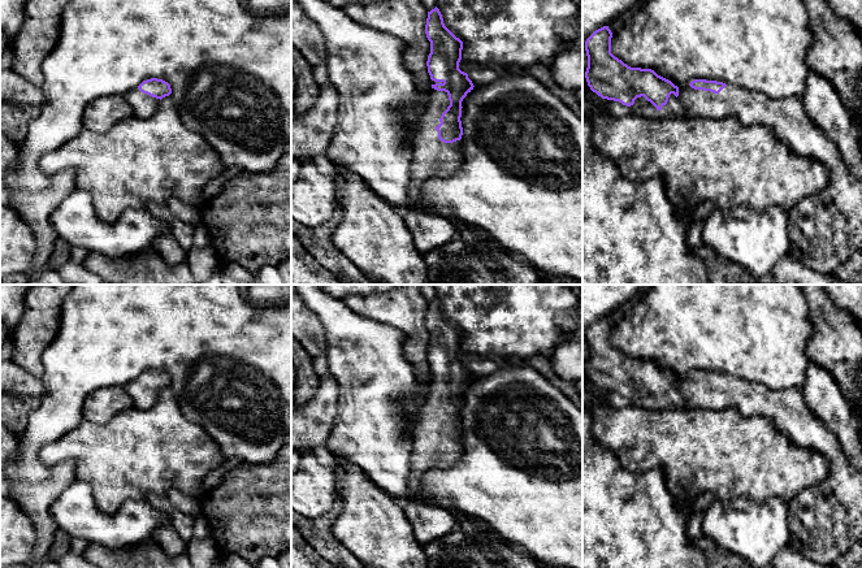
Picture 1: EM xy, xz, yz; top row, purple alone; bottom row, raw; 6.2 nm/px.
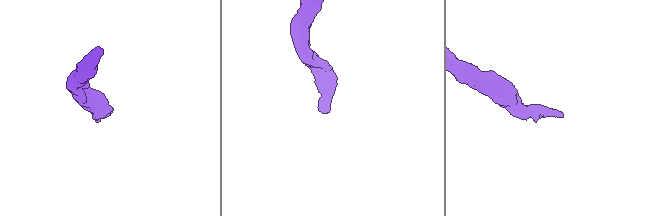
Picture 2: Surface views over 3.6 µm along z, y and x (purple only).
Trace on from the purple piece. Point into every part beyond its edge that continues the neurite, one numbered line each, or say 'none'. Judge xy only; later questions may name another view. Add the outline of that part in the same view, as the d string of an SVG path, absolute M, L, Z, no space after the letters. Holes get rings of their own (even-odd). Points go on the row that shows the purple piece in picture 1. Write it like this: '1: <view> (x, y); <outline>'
1: xy (143, 105); M138 87L134 88L131 92L126 94L125 96L134 110L134 116L138 117L152 116L161 101L160 99L140 92Z

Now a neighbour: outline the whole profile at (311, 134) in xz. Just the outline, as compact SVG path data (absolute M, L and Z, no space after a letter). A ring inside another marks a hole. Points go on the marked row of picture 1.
M328 82L320 87L315 105L291 120L291 157L303 161L325 153L337 125L338 92Z

